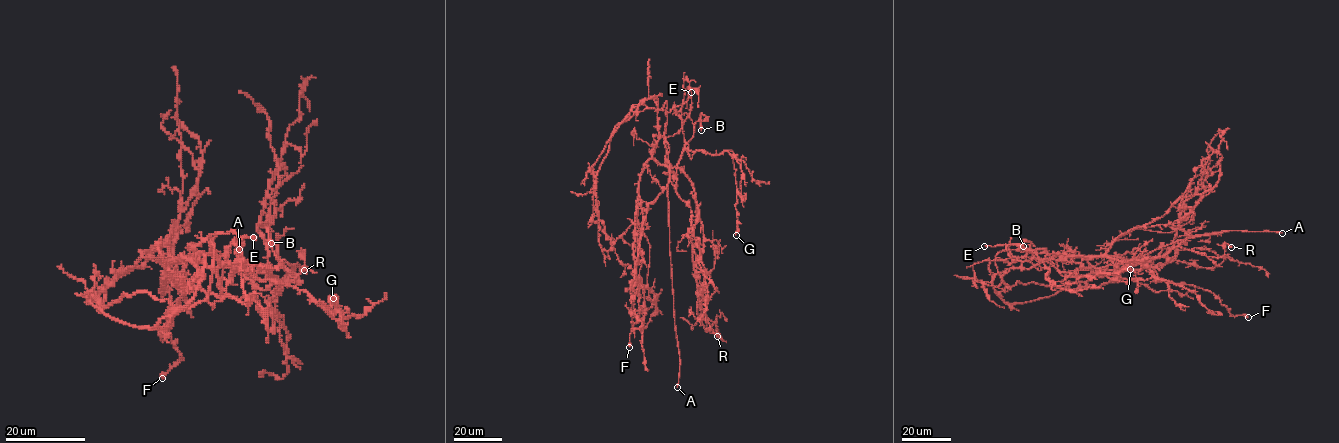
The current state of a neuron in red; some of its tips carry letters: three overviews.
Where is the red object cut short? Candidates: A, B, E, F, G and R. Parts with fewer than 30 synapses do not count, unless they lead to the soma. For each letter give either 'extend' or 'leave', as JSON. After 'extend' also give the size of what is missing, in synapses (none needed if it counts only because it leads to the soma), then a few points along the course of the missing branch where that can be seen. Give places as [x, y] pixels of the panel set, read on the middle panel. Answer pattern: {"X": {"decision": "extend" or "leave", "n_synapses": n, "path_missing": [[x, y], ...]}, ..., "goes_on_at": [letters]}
{"A": {"decision": "extend"}, "B": {"decision": "leave"}, "E": {"decision": "leave"}, "F": {"decision": "leave"}, "G": {"decision": "leave"}, "R": {"decision": "leave"}, "goes_on_at": ["A"]}

